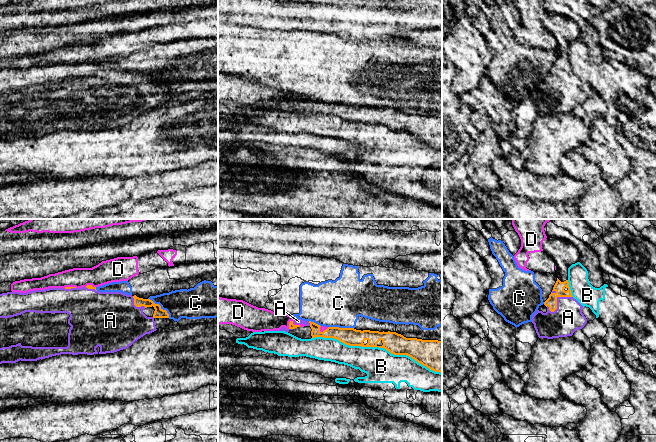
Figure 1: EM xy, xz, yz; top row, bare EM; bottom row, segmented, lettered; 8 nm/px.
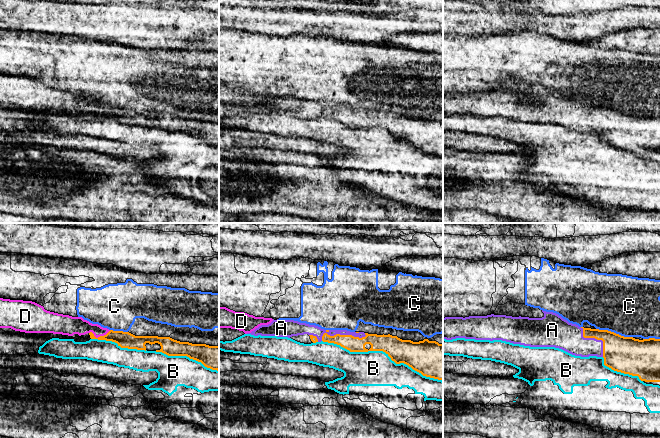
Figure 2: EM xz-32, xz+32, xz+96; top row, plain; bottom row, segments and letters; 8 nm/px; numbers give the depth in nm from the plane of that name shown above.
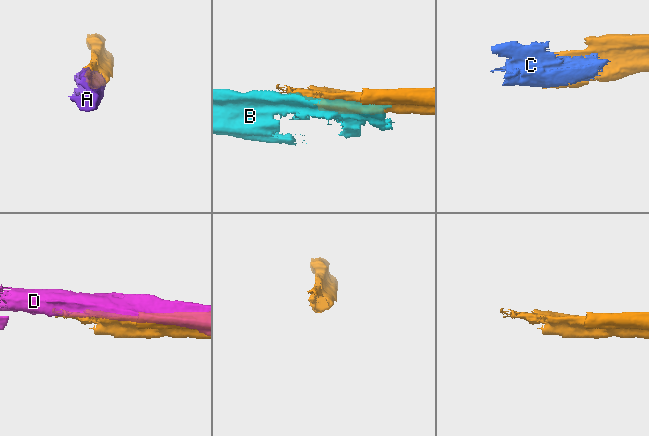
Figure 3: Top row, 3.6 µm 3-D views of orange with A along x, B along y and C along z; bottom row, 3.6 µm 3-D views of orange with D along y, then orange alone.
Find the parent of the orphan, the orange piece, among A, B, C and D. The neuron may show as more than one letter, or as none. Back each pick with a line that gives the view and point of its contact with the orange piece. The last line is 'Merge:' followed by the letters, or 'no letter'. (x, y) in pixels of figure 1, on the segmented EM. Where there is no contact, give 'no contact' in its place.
A: contact yz (556, 301)
Merge: A

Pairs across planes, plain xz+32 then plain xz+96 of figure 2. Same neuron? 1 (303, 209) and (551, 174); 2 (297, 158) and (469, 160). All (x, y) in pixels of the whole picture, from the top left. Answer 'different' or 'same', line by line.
1: different
2: same

